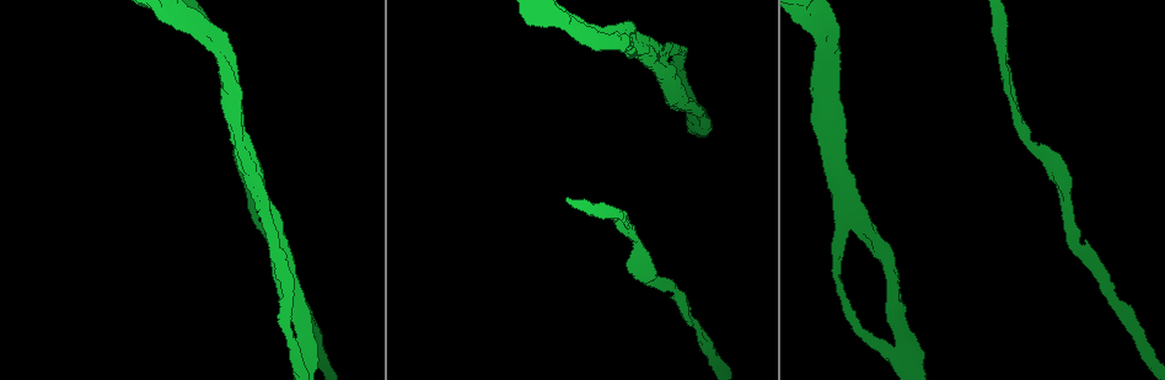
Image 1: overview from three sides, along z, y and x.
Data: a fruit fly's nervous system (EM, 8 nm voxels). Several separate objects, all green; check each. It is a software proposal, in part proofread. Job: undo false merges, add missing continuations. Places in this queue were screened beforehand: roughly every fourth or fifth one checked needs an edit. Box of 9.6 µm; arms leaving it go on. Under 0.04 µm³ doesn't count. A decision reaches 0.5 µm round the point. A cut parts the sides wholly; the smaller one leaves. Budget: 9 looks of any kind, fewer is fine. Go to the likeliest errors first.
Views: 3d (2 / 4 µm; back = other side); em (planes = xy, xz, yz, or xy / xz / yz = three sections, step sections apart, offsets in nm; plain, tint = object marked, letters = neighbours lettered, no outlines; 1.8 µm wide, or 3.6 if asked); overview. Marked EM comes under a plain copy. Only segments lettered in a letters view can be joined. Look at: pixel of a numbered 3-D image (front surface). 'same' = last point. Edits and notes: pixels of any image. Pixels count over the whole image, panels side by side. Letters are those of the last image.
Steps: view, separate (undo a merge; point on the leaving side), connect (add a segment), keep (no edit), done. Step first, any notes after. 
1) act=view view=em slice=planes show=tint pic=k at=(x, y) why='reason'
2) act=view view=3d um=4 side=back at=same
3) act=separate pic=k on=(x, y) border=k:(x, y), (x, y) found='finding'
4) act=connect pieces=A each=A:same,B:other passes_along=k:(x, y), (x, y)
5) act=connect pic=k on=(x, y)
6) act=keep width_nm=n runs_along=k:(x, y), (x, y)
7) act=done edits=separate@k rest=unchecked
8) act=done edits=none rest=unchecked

act=view view=em slice=xy step=8 show=letters pic=1 at=(1049, 146) why='stops while still wide'

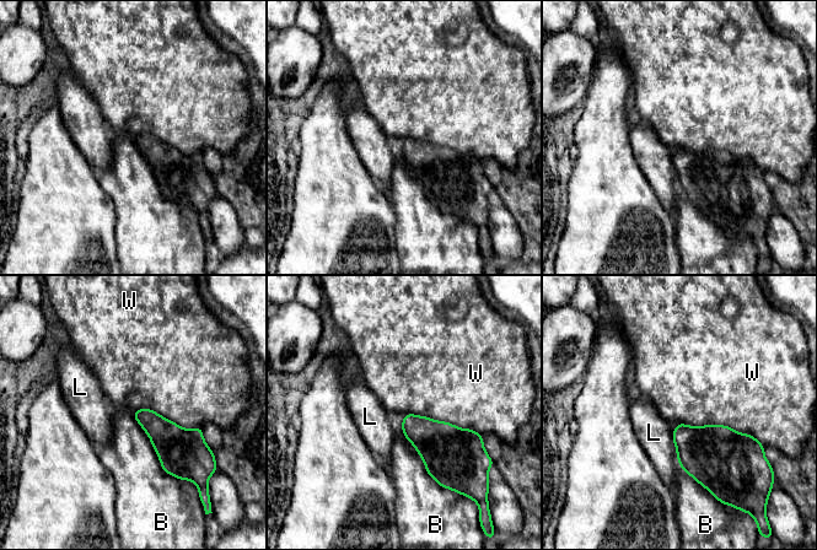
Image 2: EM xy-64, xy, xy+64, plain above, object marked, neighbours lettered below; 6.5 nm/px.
act=keep each=B:other,L:other,W:other found='no lettered segment goes on from it'

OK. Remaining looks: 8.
act=view view=em slice=planes show=tint pic=1 at=(853, 201) why='two arms in line, one across'

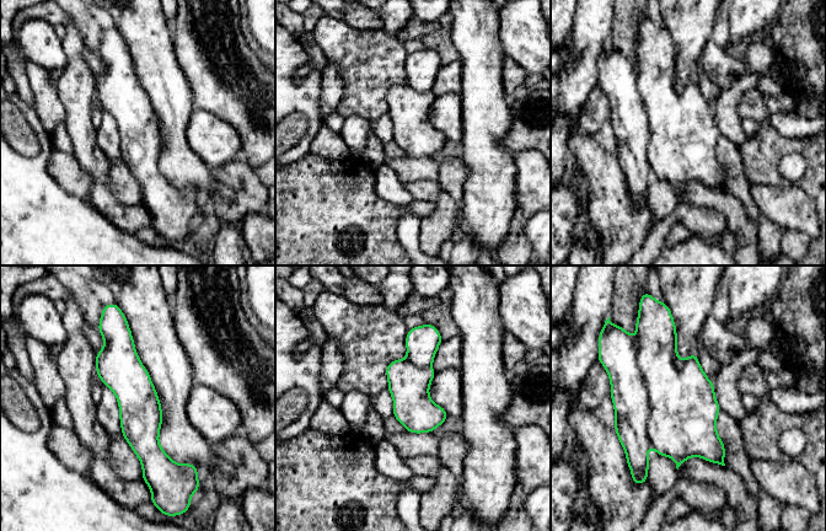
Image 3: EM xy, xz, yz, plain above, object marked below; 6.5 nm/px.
act=view view=em slice=planes show=letters at=same why='see the neighbours'

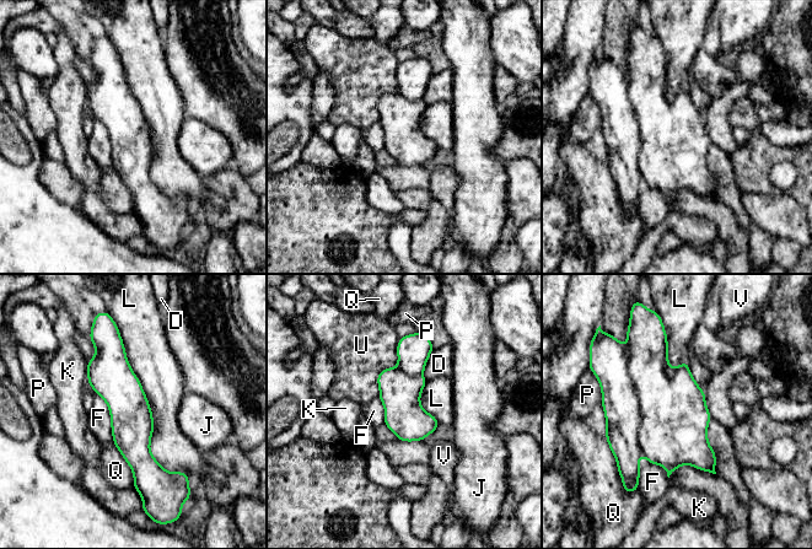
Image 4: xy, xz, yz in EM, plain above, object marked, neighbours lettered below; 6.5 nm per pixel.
act=keep each=D:other,F:other,J:other,K:other,L:other,P:other,Q:other,U:other,V:other runs_along=4:(116, 339), (143, 484) found='continuous, no second cell'

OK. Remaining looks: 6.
act=view view=3d um=2 pic=1 at=(809, 31)

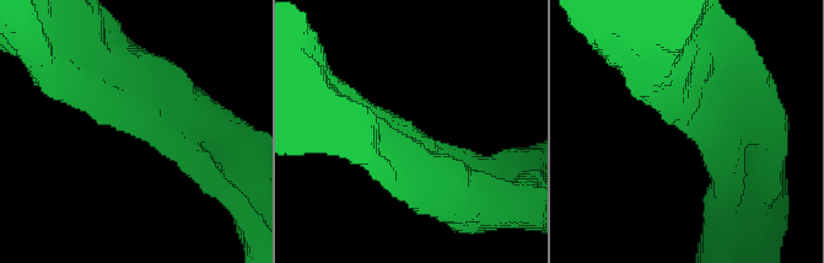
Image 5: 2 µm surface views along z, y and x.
act=view view=em um=3.6 slice=yz step=8 show=letters pic=5 at=(422, 135) why='need the tissue'

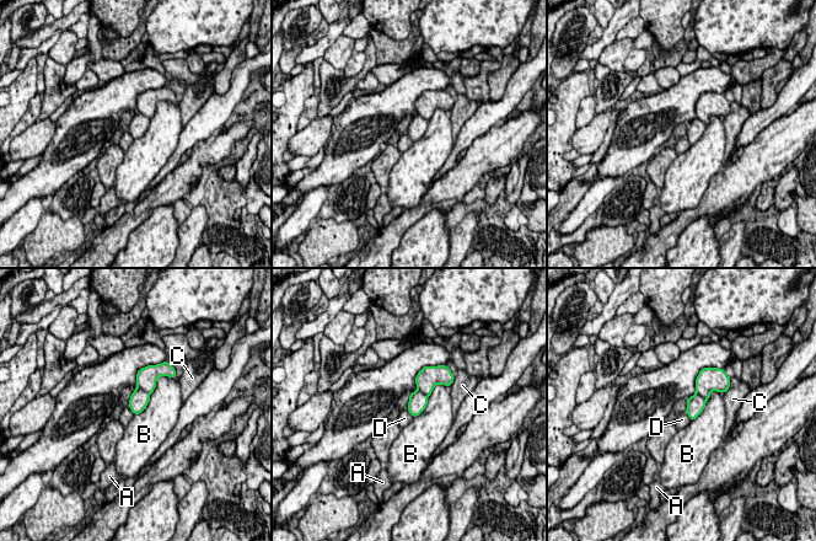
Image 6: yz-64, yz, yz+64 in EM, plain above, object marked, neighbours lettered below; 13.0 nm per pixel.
act=view view=em um=3.6 slice=xy step=16 show=letters at=same

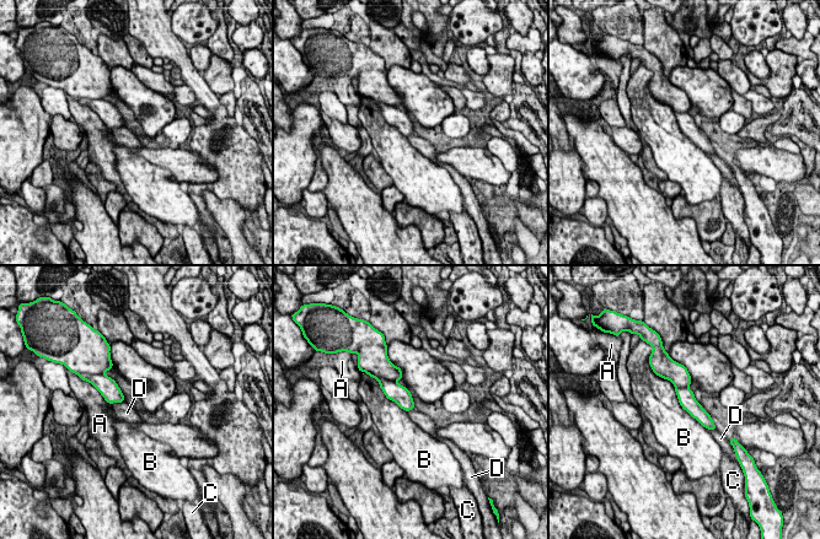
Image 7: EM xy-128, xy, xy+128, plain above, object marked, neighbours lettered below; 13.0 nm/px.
act=keep each=A:other,B:other,C:other,D:other border=7:(124, 400), (112, 404) found='none of them fits'

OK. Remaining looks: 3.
act=view view=3d um=4 pic=1 at=(291, 336) why='touches itself'

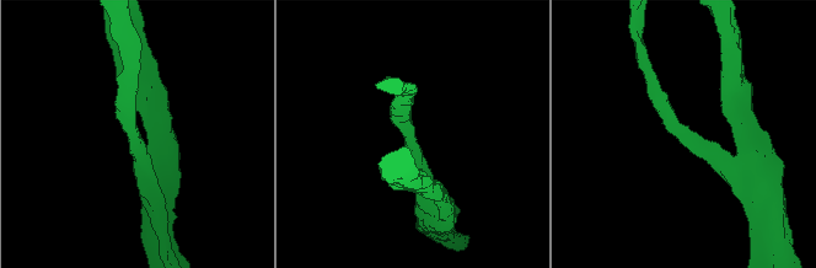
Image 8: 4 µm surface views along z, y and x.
act=view view=em slice=xy step=16 show=tint pic=8 at=(137, 136) why='now the EM'

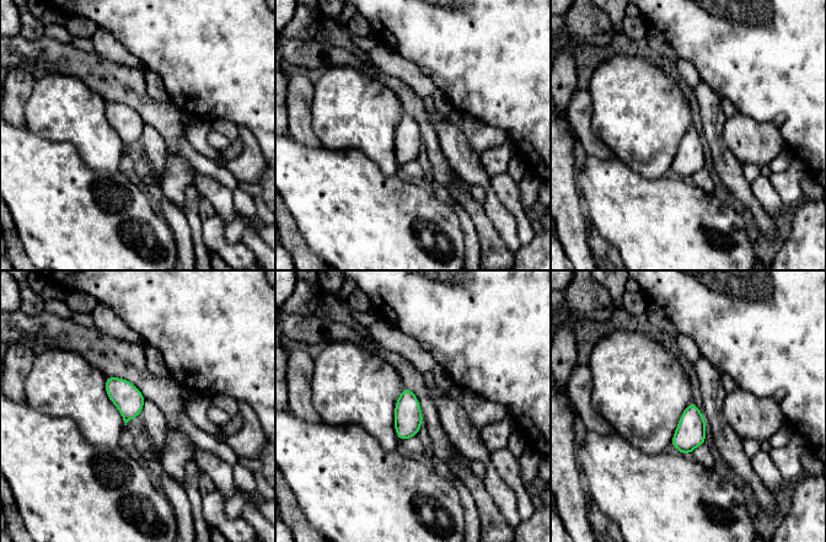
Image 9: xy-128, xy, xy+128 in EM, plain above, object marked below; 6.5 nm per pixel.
act=view view=em slice=planes show=letters at=same

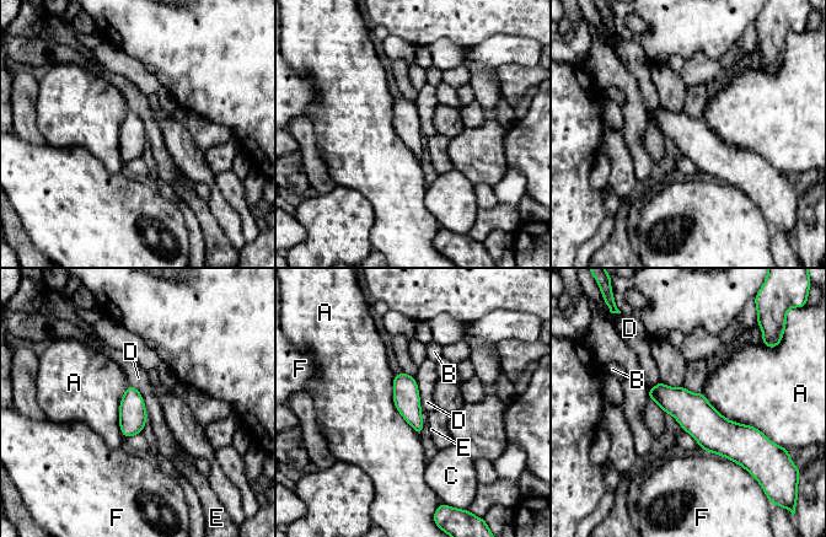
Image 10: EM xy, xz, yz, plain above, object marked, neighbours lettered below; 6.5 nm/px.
act=keep each=A:other,B:other,C:other,D:other,E:other,F:other border=10:(129, 384), (140, 393), (148, 418) found='one cell here'

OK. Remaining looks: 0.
act=done edits=none rest=unchecked

